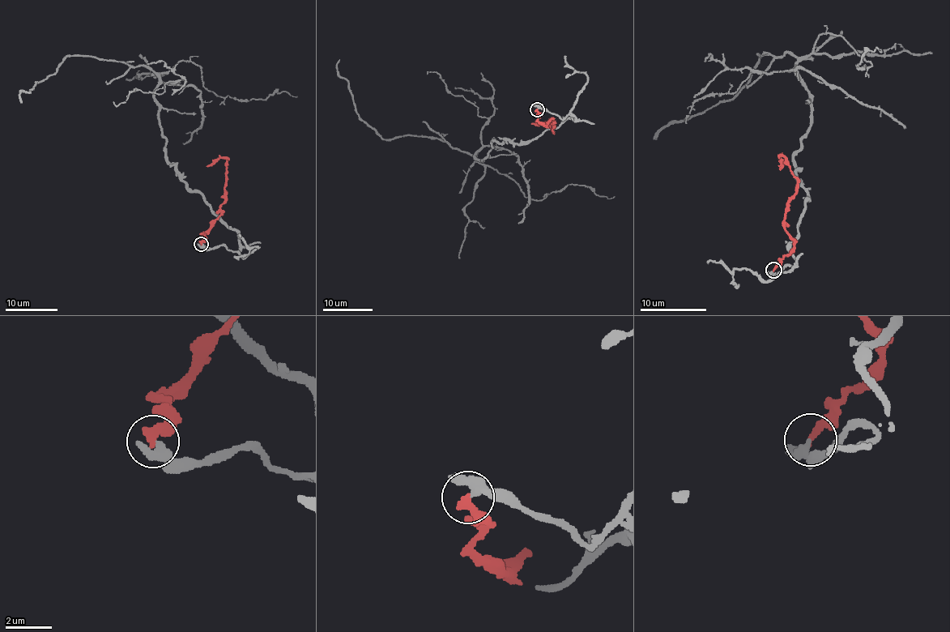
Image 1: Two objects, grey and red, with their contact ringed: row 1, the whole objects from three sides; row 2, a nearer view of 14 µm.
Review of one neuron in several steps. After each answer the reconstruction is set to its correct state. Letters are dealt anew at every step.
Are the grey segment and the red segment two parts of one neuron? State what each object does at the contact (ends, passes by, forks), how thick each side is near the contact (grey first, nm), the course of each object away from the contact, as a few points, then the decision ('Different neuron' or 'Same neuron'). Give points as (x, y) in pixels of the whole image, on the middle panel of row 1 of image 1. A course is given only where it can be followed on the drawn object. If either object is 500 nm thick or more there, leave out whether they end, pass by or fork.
At the ring grey passes by. At the ring red ends. Thickness 280 nm (grey) against 340 nm. Course of grey: (538, 109), (574, 120), (521, 144), (493, 141), (480, 161), (436, 138), (385, 138), (359, 116), (340, 59). Course of red: (536, 109), (538, 120), (544, 125), (551, 119), (552, 132), (547, 125), (531, 124). Different neuron

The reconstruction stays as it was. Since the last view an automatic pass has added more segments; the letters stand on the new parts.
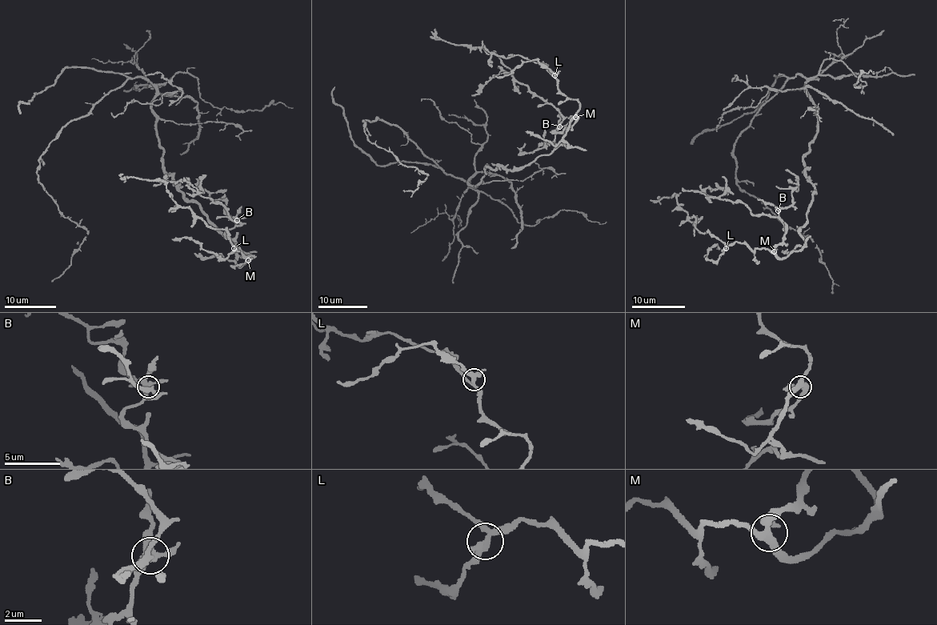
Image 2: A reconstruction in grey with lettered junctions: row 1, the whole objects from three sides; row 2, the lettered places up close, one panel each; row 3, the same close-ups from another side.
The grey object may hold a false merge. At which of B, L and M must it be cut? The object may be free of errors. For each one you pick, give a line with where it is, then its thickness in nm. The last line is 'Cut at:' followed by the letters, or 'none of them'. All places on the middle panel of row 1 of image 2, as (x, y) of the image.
Cut at: none of them

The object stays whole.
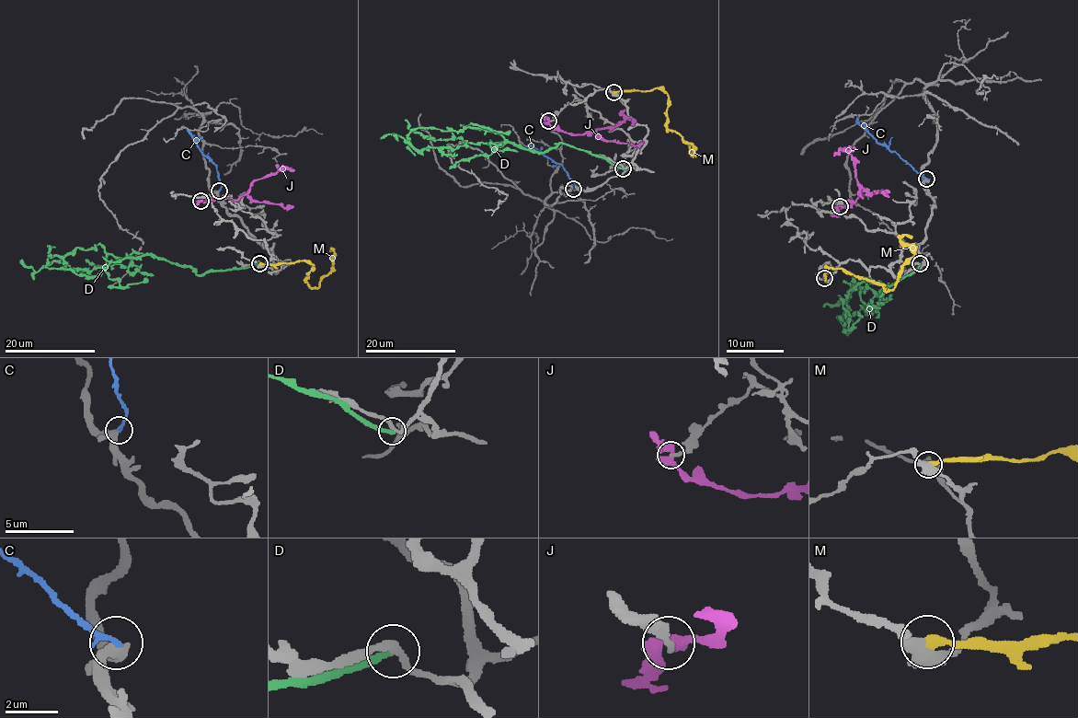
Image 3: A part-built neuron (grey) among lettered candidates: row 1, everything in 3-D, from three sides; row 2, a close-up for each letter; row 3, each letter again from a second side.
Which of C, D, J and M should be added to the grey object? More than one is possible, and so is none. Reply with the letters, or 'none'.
none

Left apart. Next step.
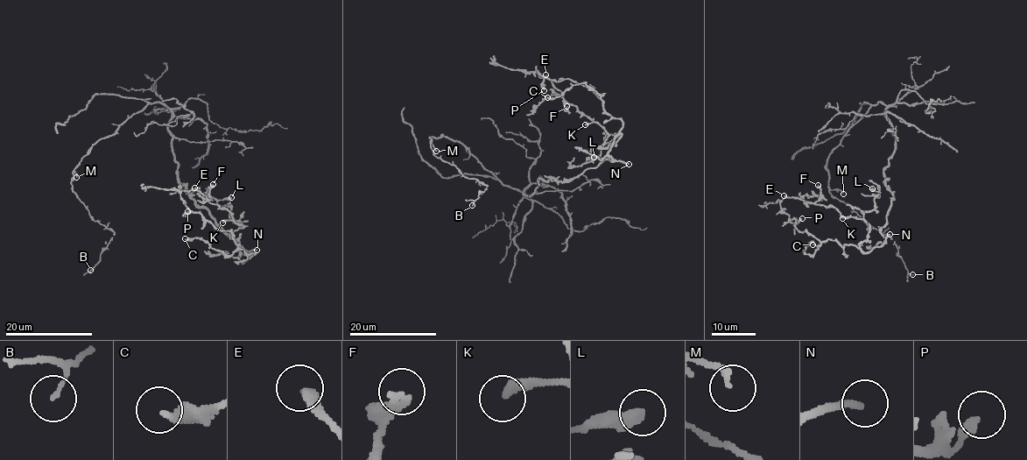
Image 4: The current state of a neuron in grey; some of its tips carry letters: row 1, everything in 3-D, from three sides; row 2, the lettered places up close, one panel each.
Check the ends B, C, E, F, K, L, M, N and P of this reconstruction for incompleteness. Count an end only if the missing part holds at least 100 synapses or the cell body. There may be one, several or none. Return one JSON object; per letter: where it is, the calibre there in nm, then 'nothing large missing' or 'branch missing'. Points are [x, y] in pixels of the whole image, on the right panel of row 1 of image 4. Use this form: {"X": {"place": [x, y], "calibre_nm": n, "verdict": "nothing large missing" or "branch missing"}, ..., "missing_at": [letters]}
{"B": {"place": [912, 274], "calibre_nm": 90, "verdict": "nothing large missing"}, "C": {"place": [812, 244], "calibre_nm": 240, "verdict": "nothing large missing"}, "E": {"place": [784, 195], "calibre_nm": 300, "verdict": "nothing large missing"}, "F": {"place": [818, 185], "calibre_nm": 280, "verdict": "nothing large missing"}, "K": {"place": [842, 218], "calibre_nm": 240, "verdict": "nothing large missing"}, "L": {"place": [872, 188], "calibre_nm": 260, "verdict": "nothing large missing"}, "M": {"place": [843, 194], "calibre_nm": 200, "verdict": "nothing large missing"}, "N": {"place": [889, 234], "calibre_nm": 240, "verdict": "branch missing"}, "P": {"place": [802, 218], "calibre_nm": 320, "verdict": "nothing large missing"}, "missing_at": ["N"]}

